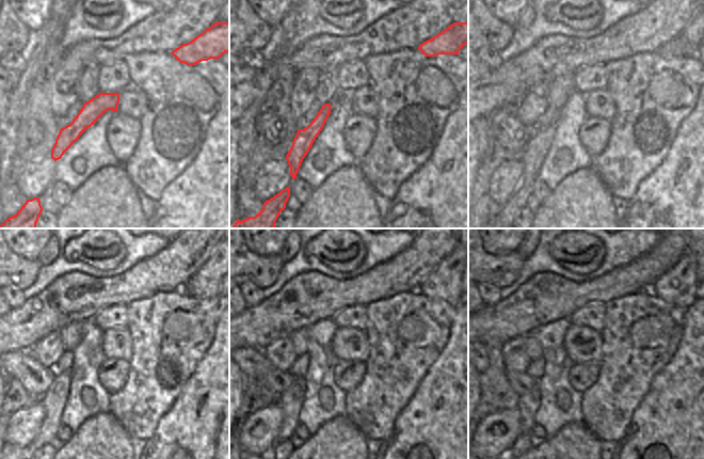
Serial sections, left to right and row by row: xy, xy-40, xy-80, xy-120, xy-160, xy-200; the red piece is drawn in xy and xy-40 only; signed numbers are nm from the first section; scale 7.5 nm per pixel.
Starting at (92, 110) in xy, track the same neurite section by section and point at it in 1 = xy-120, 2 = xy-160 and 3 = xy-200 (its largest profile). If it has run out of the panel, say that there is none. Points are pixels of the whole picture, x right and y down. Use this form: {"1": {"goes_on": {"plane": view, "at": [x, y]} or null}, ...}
{"1": {"goes_on": {"plane": "xy-120", "at": [53, 400]}}, "2": {"goes_on": {"plane": "xy-160", "at": [290, 400]}}, "3": {"goes_on": {"plane": "xy-200", "at": [528, 404]}}}

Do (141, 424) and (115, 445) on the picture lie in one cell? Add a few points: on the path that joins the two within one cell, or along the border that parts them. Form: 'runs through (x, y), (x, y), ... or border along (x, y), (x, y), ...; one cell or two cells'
border along (112, 415), (130, 438); two cells

